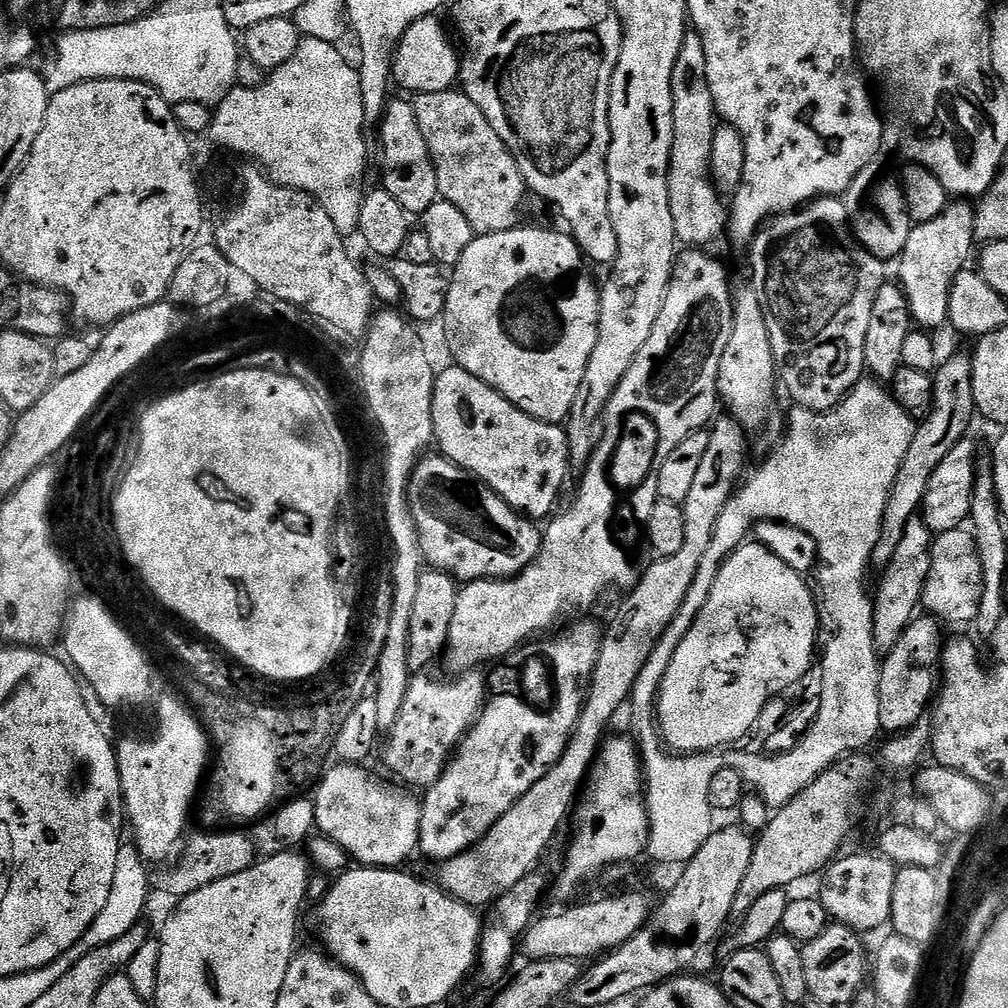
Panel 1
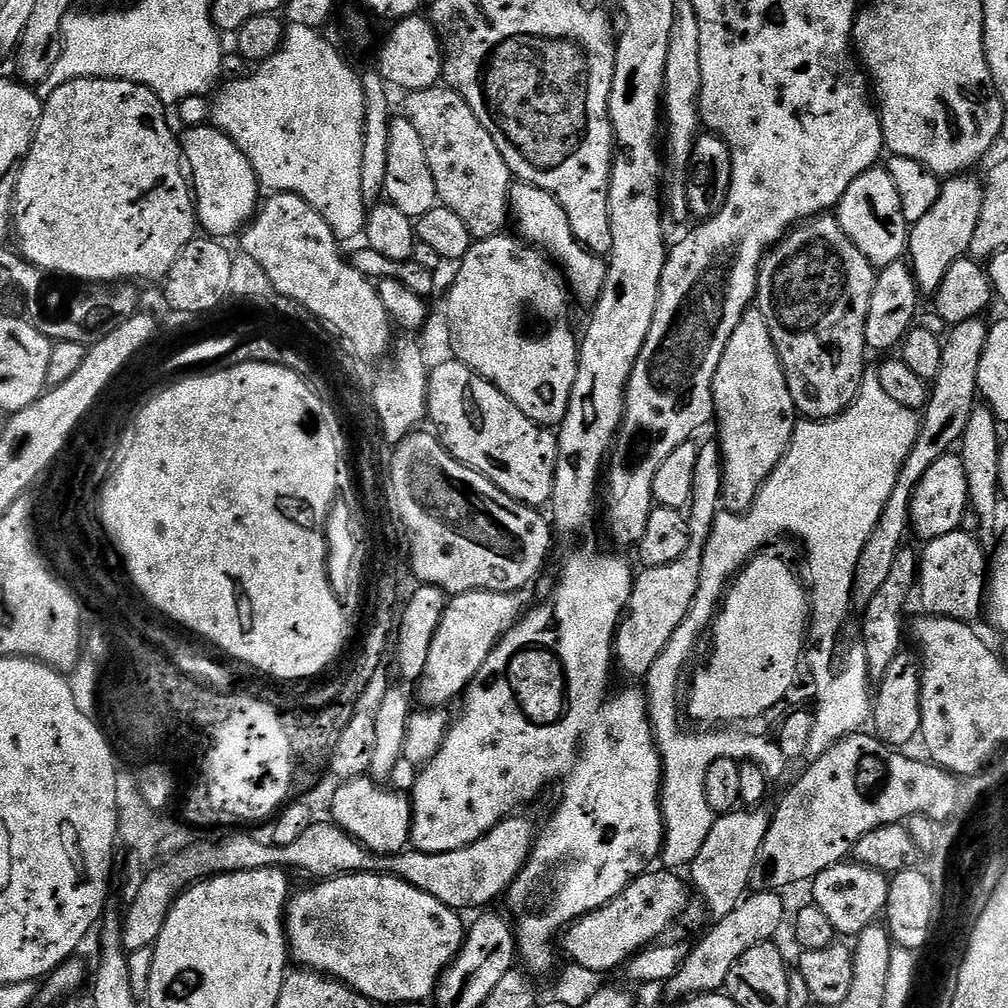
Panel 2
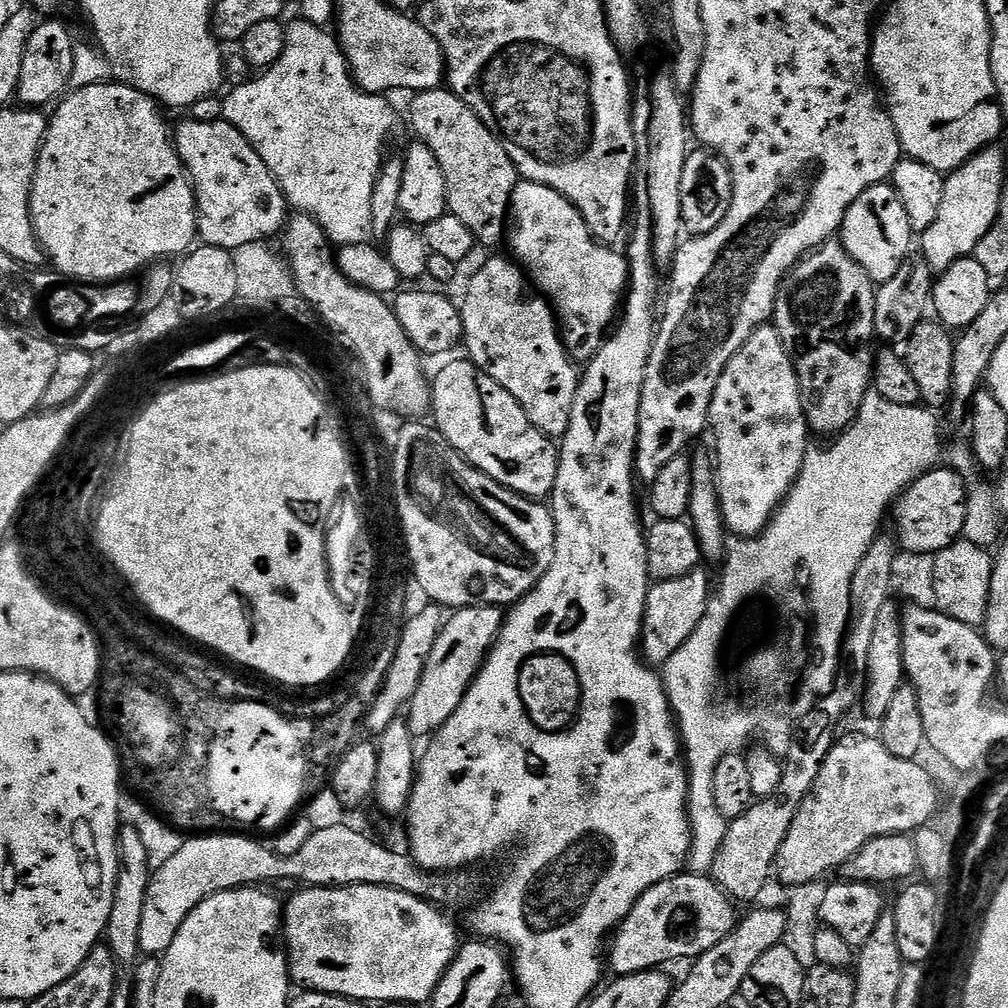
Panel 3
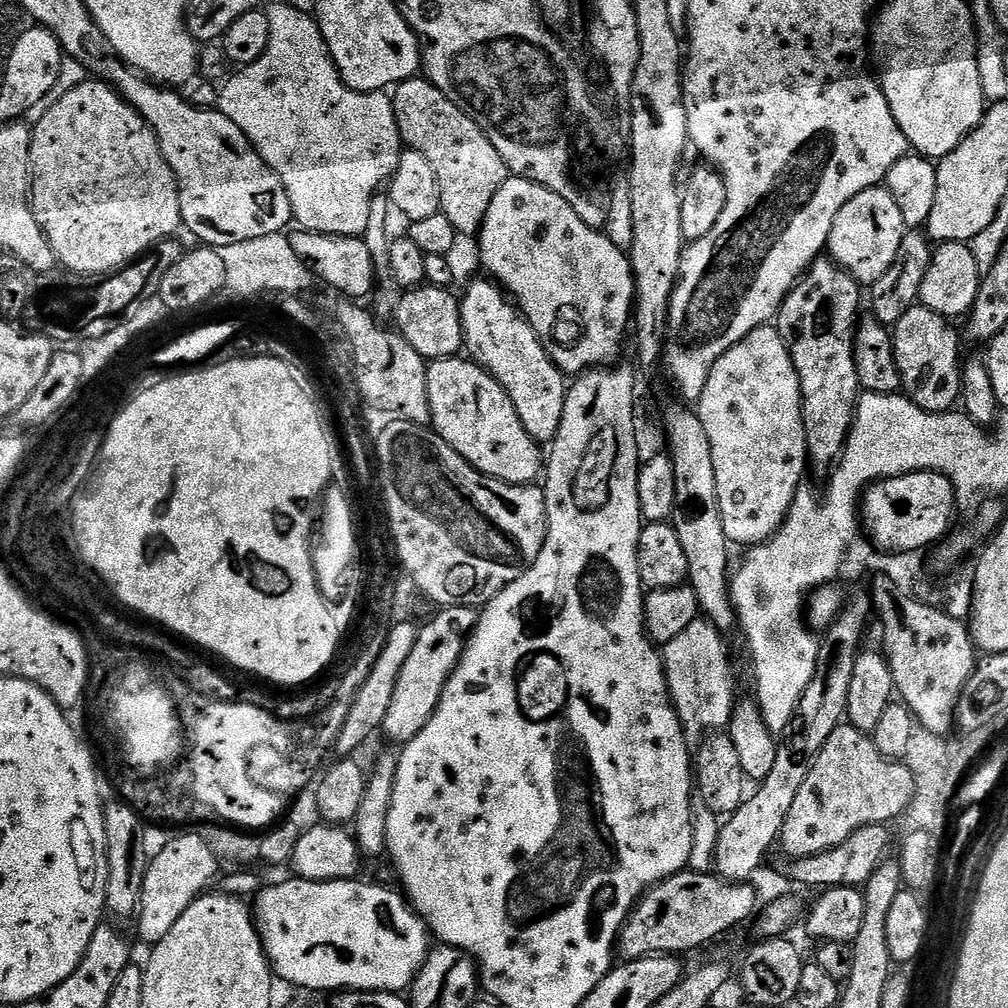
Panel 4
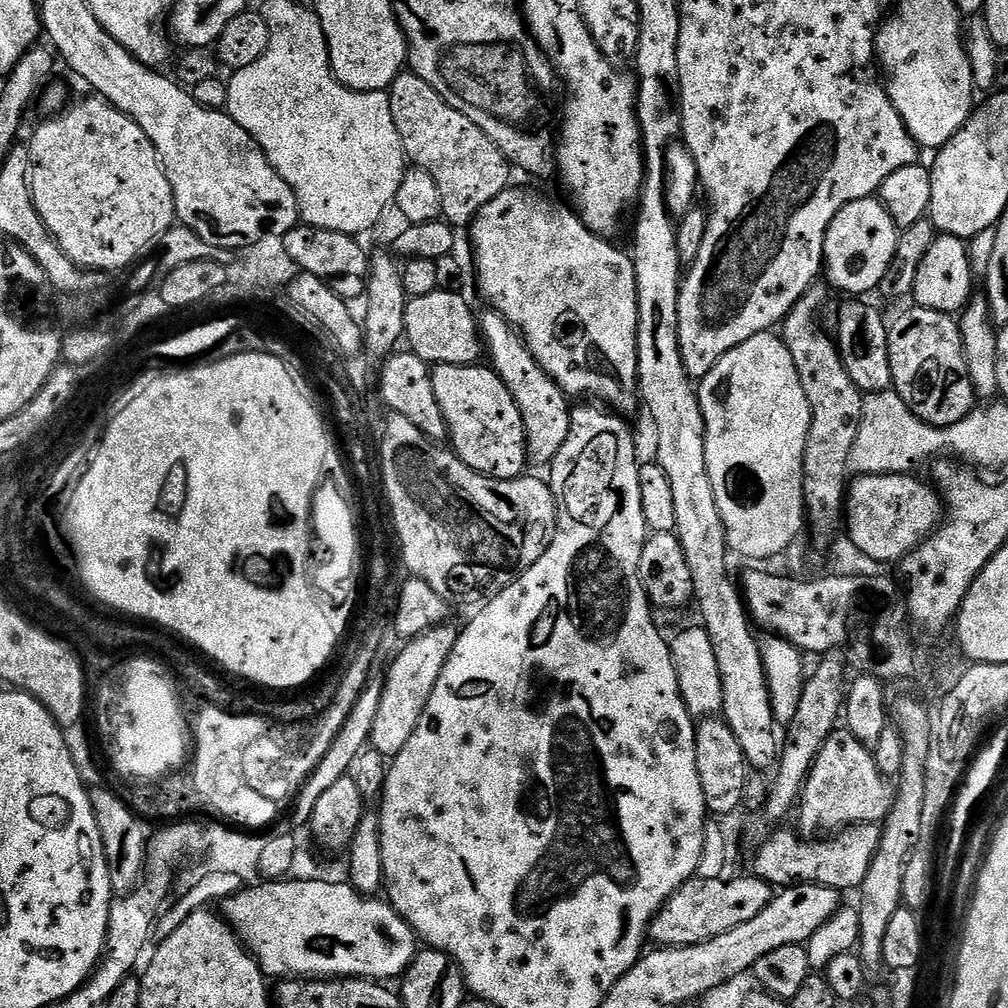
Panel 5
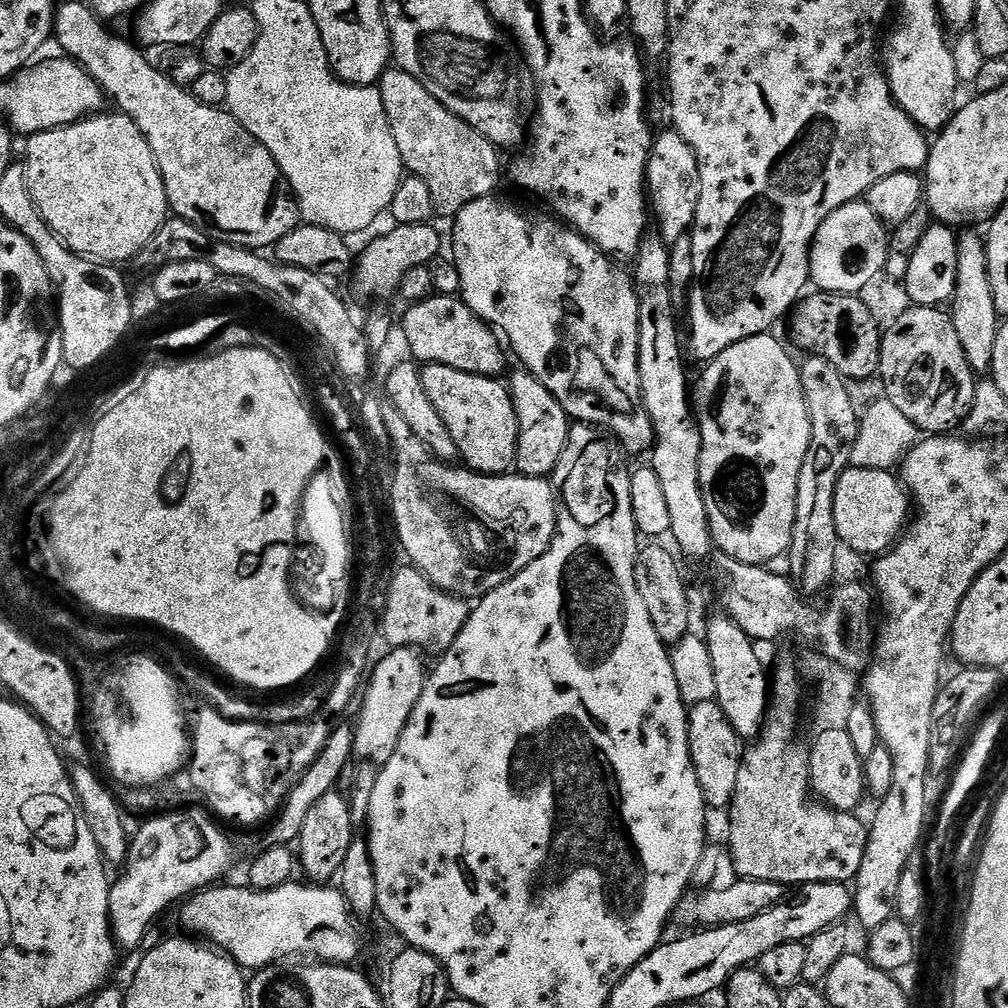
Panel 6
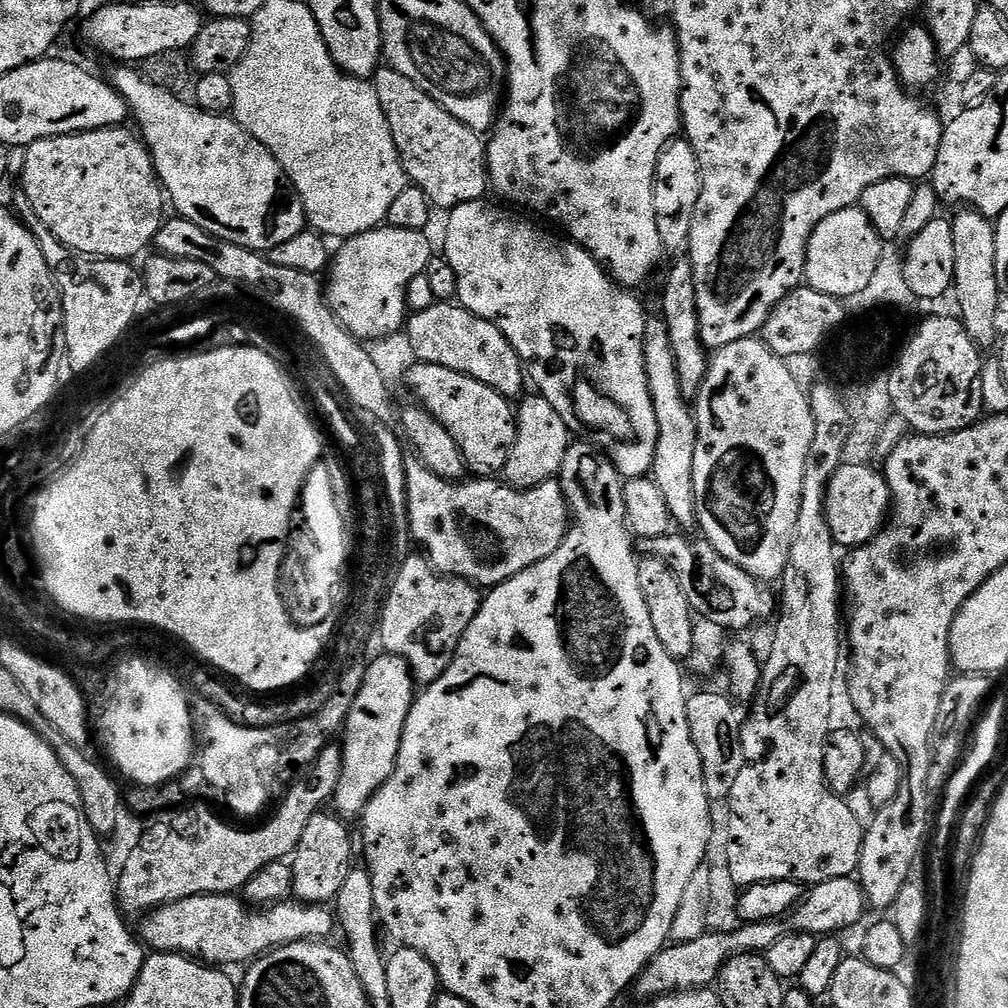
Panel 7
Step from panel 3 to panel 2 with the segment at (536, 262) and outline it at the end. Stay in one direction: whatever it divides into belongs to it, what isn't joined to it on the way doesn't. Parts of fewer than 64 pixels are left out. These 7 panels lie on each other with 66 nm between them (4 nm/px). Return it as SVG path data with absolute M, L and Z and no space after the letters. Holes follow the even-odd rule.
M516 182L510 193L510 212L514 217L514 224L520 227L519 235L527 243L537 247L547 254L562 269L573 297L582 303L591 305L602 294L608 265L595 252L588 251L570 226L570 218L566 210L558 202L558 198L551 192L542 190L533 184Z

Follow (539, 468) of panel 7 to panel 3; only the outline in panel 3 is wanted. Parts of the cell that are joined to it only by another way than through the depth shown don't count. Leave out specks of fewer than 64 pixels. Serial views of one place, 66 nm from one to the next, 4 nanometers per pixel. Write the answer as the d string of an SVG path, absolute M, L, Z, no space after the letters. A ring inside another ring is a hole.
M505 256L490 257L468 280L464 301L459 301L458 304L462 345L468 351L465 352L467 359L487 376L494 378L494 382L498 382L502 390L512 395L518 406L526 410L526 418L530 418L538 431L546 433L550 438L560 438L570 422L570 410L576 397L578 368L572 365L573 357L564 347L551 303L544 298L536 300L537 293L530 287L530 280L524 269L518 266L515 259Z

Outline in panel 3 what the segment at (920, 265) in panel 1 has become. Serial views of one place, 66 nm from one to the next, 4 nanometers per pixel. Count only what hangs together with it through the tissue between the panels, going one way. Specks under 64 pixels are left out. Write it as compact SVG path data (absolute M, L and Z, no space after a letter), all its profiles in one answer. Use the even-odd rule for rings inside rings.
M993 146L985 147L965 160L958 168L943 177L944 189L938 202L938 210L930 226L918 236L919 251L933 273L940 273L954 259L973 255L975 244L990 229L999 209L999 194L1003 180L1004 156Z

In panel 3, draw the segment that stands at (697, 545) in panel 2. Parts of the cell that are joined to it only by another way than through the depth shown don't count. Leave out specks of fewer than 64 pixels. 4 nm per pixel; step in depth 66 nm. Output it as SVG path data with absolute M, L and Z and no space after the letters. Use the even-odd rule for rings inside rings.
M693 570L684 576L657 580L649 587L644 602L644 621L640 630L638 648L643 659L652 666L662 666L687 642L708 609L708 576Z

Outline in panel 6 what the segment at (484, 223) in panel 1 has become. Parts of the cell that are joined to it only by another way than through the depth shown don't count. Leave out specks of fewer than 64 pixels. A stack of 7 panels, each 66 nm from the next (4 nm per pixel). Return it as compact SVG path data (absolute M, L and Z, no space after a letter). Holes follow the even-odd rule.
M385 68L378 81L382 106L398 142L398 154L405 169L411 175L422 178L430 188L433 205L449 214L455 214L483 196L491 196L500 180L500 156L495 144L491 144L478 130L458 118L418 78L402 69Z

